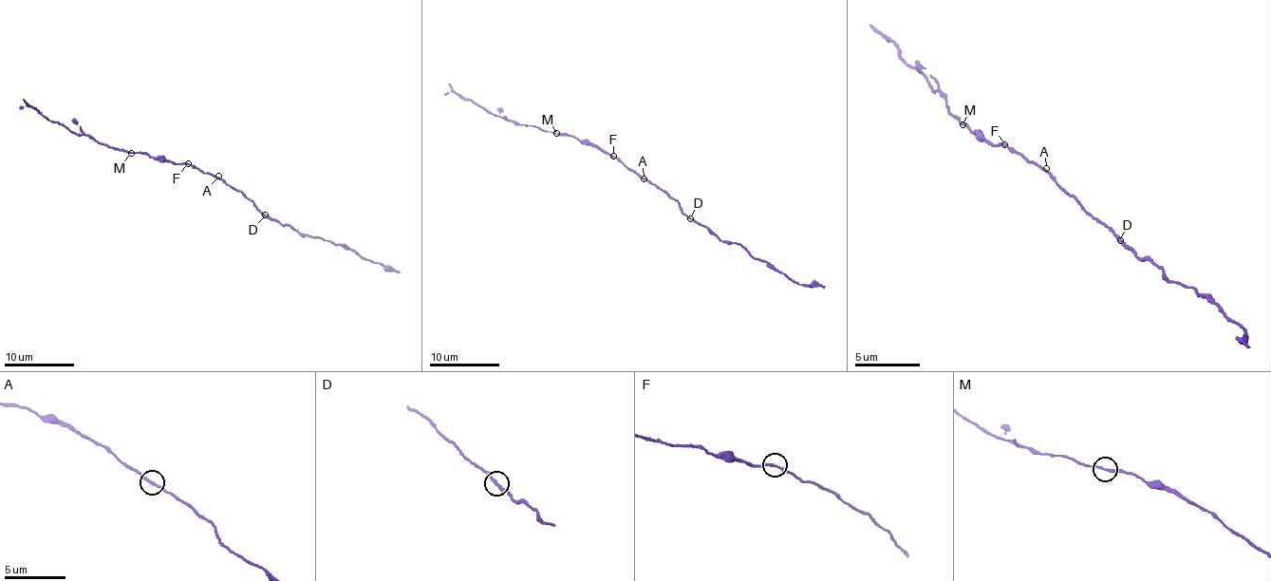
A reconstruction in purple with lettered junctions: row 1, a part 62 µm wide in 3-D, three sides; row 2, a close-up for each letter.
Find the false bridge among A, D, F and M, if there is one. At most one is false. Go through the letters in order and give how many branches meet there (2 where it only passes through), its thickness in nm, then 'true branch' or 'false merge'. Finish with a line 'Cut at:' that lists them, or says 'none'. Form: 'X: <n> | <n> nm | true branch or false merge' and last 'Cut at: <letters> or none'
A: 2 | 180 nm | true branch
D: 2 | 200 nm | true branch
F: 2 | 180 nm | true branch
M: 2 | 170 nm | true branch
Cut at: none

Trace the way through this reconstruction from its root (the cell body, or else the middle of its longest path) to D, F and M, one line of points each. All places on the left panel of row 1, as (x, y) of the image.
D: (218, 178), (239, 190), (265, 215)
F: (218, 178), (188, 164)
M: (218, 178), (190, 164), (157, 160), (146, 153), (131, 153)

